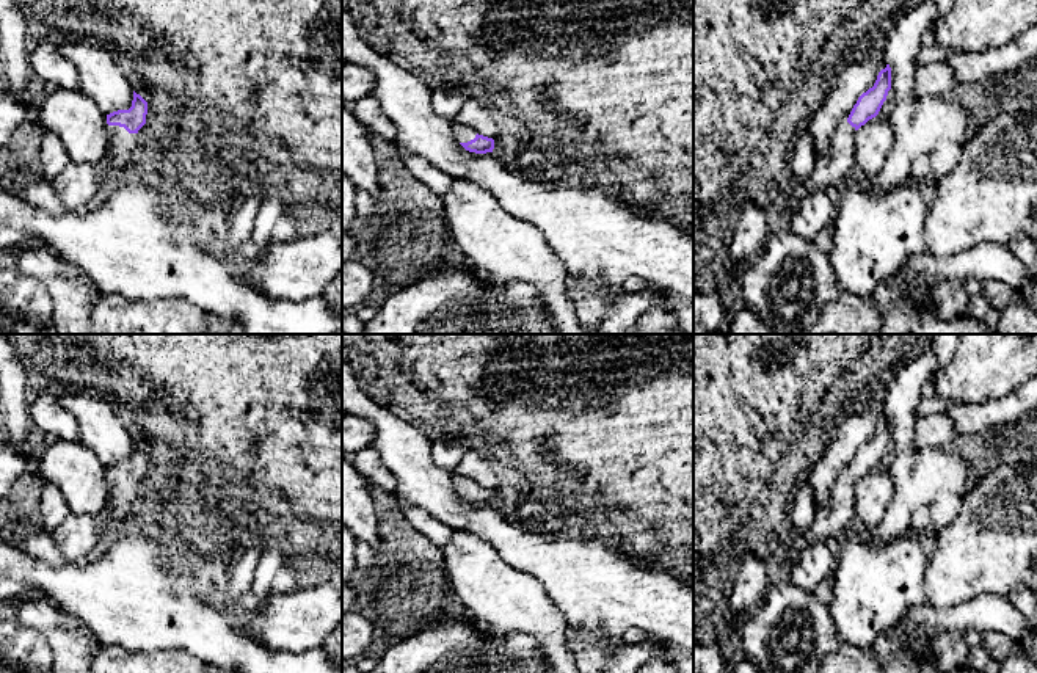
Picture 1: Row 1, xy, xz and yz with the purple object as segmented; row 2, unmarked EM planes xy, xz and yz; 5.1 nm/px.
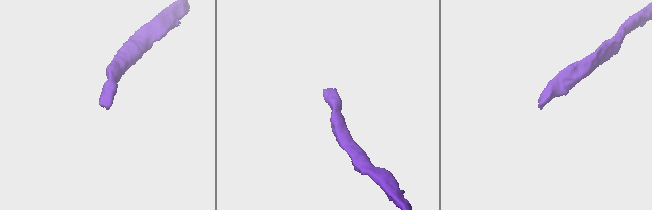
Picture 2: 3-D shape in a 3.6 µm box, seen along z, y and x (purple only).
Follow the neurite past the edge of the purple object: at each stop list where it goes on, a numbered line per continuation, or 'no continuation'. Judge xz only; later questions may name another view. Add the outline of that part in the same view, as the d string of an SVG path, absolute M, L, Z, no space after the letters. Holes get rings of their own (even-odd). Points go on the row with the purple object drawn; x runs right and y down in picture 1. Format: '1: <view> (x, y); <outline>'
1: xz (463, 134); M452 119L452 130L460 143L468 143L468 141L474 140L477 135L475 130L472 130L471 127L461 126L455 119Z

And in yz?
1: yz (830, 170); M847 119L836 127L827 157L817 157L811 174L799 182L794 182L786 191L784 206L775 215L778 224L784 224L800 207L805 198L816 191L824 191L839 182L852 171L855 163L855 127Z

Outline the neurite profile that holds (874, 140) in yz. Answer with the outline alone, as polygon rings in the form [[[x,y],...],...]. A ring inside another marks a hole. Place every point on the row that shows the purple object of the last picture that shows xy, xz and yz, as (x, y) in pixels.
[[[872,118],[855,132],[855,163],[868,174],[875,176],[883,168],[893,149],[894,133],[888,119]]]

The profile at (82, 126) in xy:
[[[78,89],[50,93],[33,118],[61,138],[71,162],[97,166],[108,157],[107,115]]]

